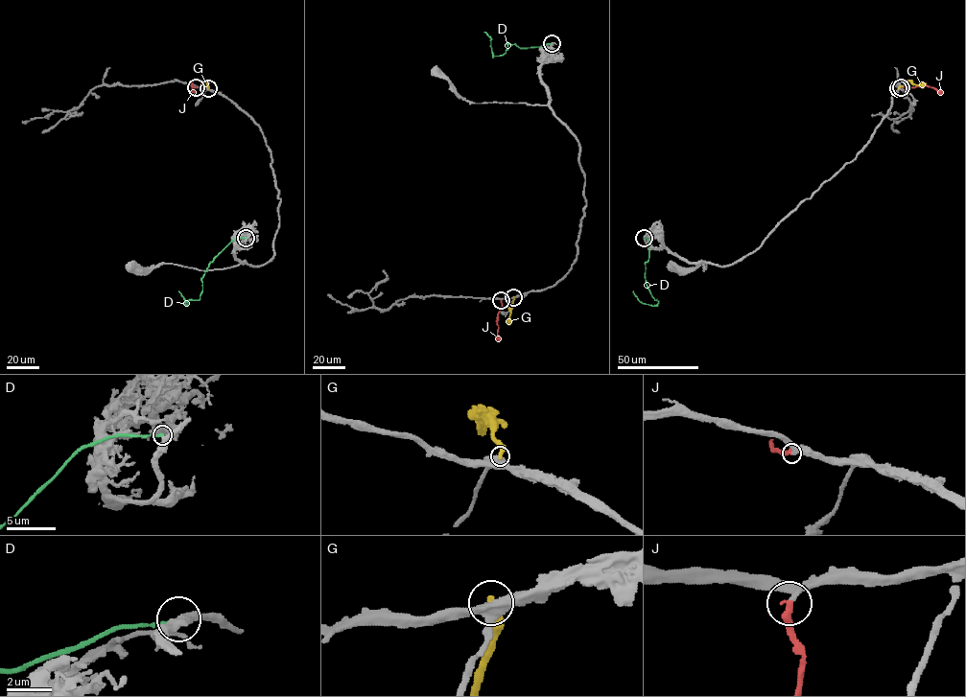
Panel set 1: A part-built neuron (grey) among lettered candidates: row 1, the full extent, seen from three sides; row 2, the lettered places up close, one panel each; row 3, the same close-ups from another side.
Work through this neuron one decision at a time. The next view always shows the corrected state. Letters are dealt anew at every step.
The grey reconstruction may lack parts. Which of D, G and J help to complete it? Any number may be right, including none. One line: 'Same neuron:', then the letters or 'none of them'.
Same neuron: J

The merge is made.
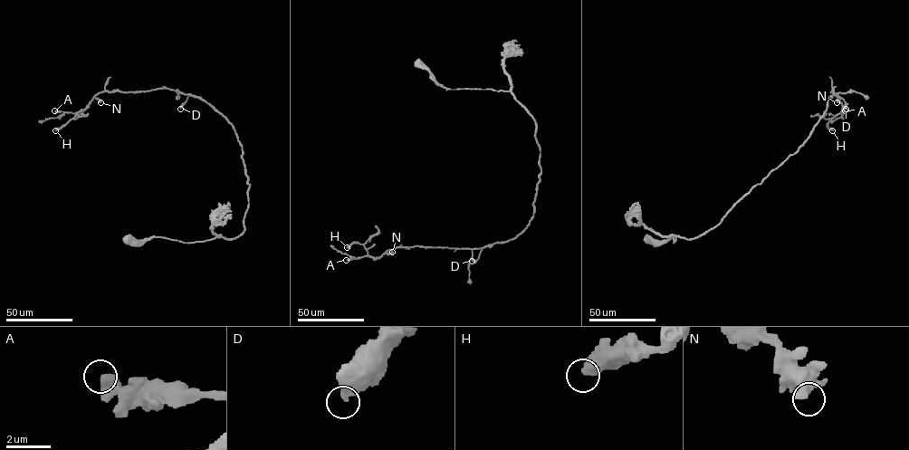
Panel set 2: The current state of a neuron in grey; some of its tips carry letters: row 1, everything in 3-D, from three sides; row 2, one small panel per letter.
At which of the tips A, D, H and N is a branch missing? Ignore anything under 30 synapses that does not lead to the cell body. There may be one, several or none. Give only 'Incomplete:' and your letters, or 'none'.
Incomplete: none

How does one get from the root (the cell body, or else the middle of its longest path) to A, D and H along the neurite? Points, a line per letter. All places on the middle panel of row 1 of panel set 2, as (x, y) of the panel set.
A: (418, 63), (446, 88), (510, 91), (534, 119), (533, 216), (483, 247), (346, 260)
D: (418, 63), (446, 88), (510, 91), (535, 122), (541, 172), (533, 216), (516, 237), (483, 247), (472, 261)
H: (418, 63), (446, 88), (510, 91), (534, 119), (533, 216), (482, 248), (347, 247)

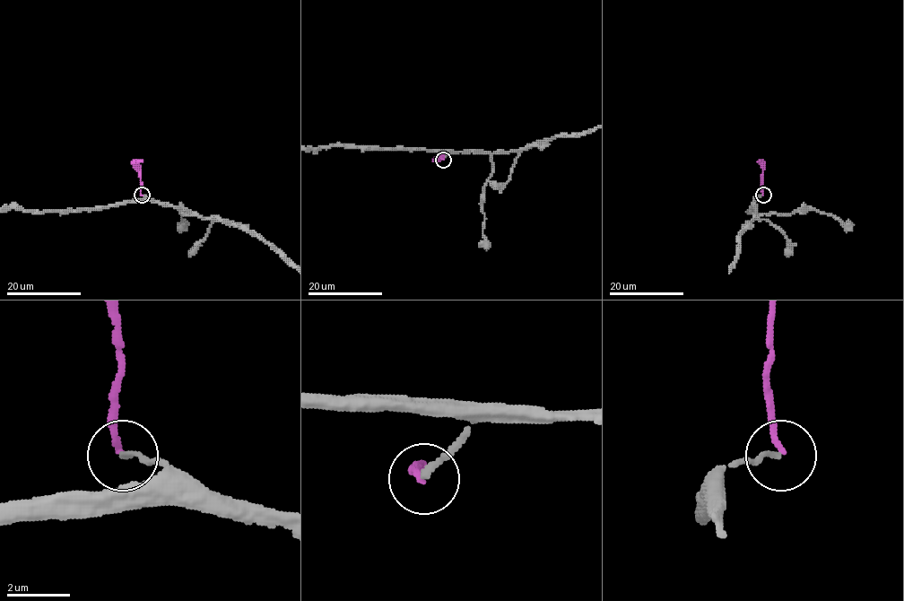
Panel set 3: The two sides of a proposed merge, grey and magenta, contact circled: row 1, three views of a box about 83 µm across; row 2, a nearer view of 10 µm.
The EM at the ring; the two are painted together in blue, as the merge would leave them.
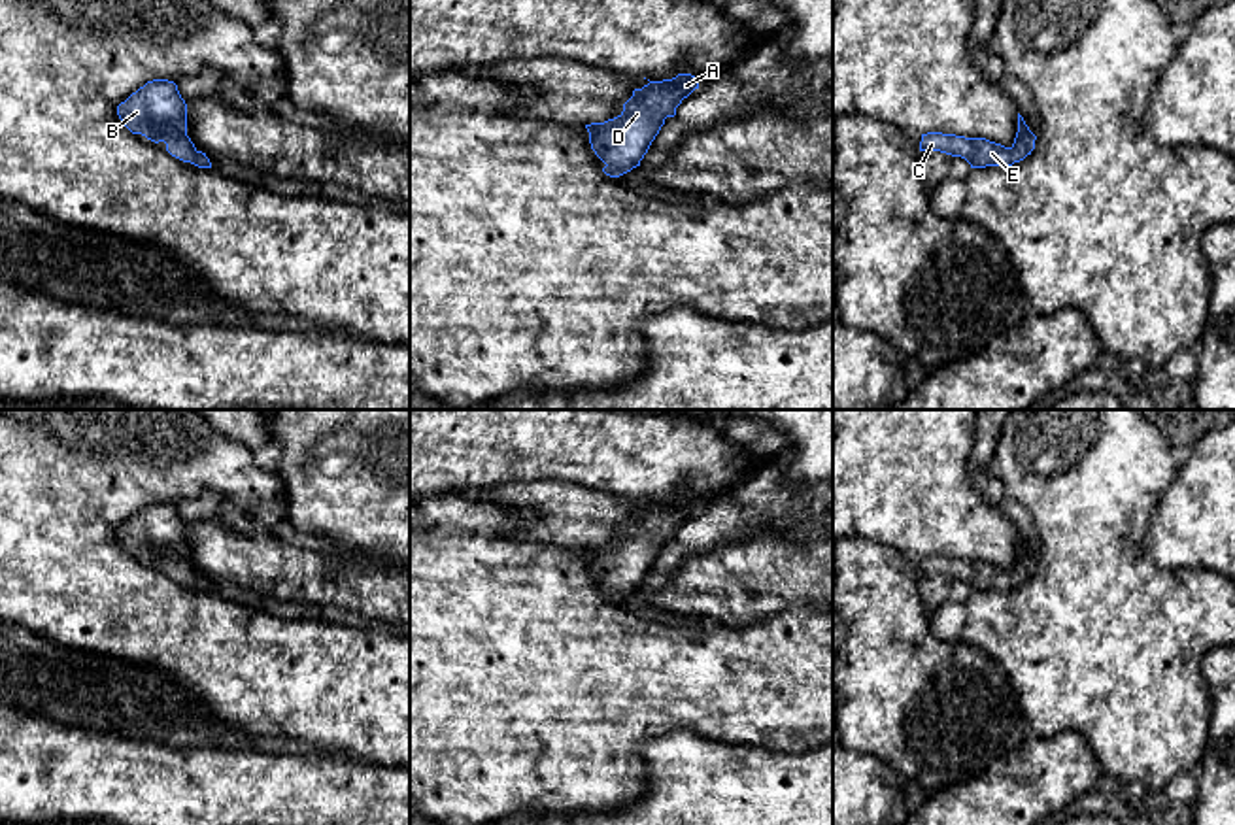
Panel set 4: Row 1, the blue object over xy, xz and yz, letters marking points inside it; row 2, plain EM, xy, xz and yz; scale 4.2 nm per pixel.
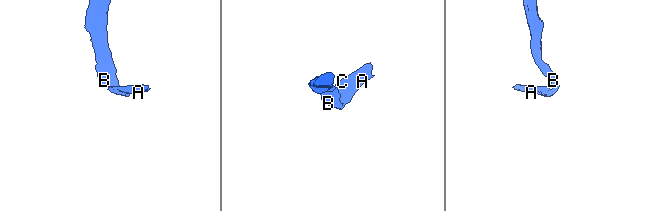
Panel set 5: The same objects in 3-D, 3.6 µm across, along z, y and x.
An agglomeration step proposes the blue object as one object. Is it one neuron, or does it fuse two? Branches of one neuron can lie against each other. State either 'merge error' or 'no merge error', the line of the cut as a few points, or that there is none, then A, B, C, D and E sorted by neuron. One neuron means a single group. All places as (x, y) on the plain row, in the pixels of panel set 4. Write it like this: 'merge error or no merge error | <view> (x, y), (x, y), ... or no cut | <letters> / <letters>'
no merge error | no cut | A B C D E

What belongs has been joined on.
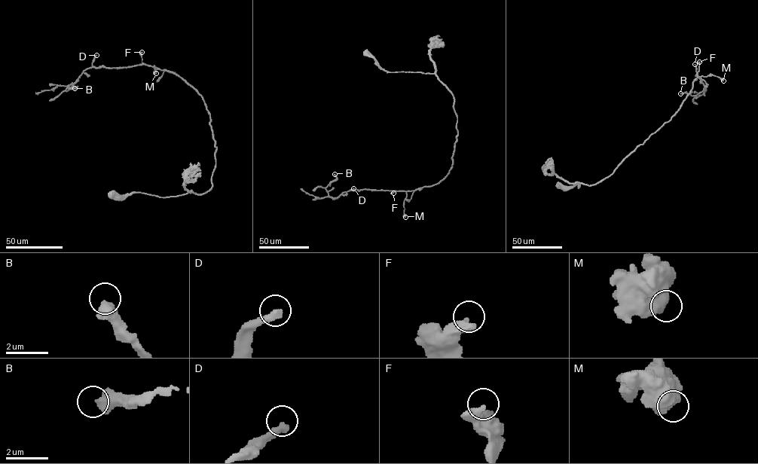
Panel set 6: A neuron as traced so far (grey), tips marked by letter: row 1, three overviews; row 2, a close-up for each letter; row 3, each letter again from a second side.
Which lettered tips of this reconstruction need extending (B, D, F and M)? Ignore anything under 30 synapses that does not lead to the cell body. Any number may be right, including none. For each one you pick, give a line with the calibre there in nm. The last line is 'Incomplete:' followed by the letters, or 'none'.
D: 360 nm thick
Incomplete: D

